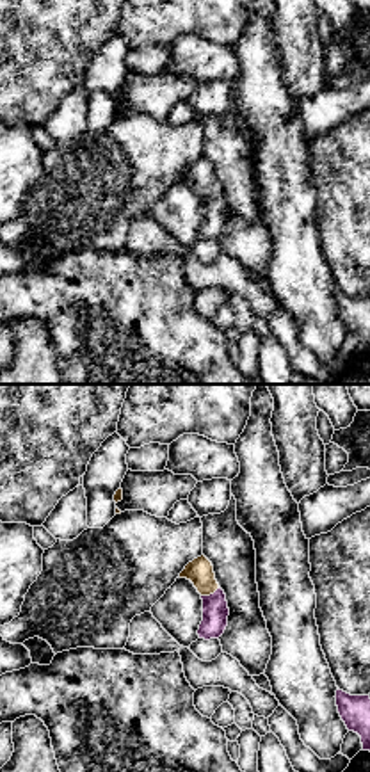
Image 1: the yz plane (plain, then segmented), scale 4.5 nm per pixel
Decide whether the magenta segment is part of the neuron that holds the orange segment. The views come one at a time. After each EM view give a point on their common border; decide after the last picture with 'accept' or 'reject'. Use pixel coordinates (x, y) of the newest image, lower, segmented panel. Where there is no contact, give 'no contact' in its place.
contact (210, 593)

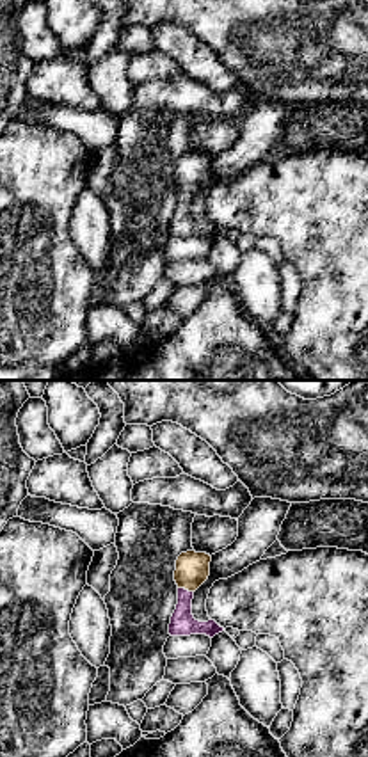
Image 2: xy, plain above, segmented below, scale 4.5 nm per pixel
contact (185, 589)

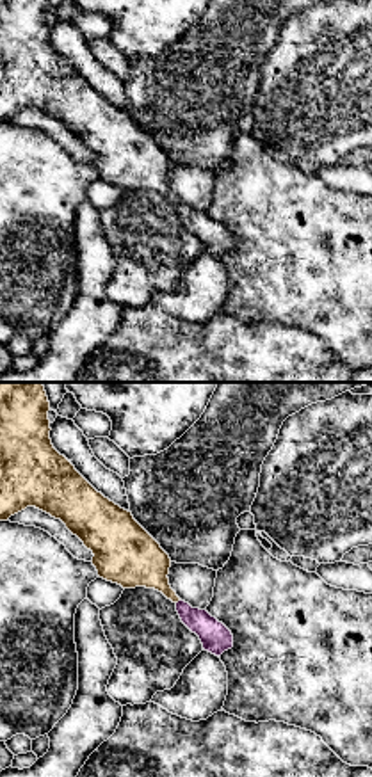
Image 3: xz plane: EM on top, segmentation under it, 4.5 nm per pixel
no contact

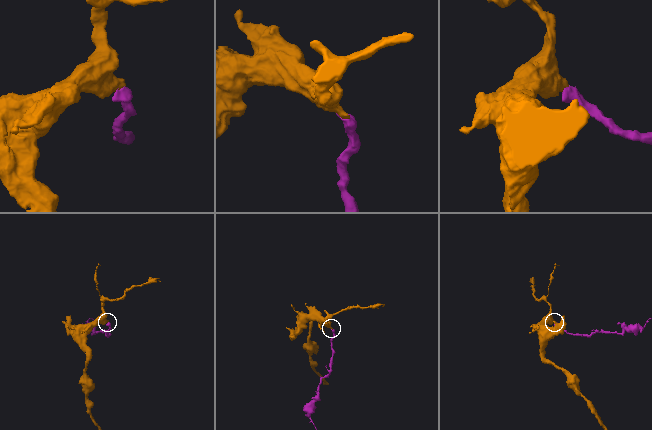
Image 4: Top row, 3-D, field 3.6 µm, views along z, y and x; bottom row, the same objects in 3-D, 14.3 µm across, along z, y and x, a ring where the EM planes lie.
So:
accept

